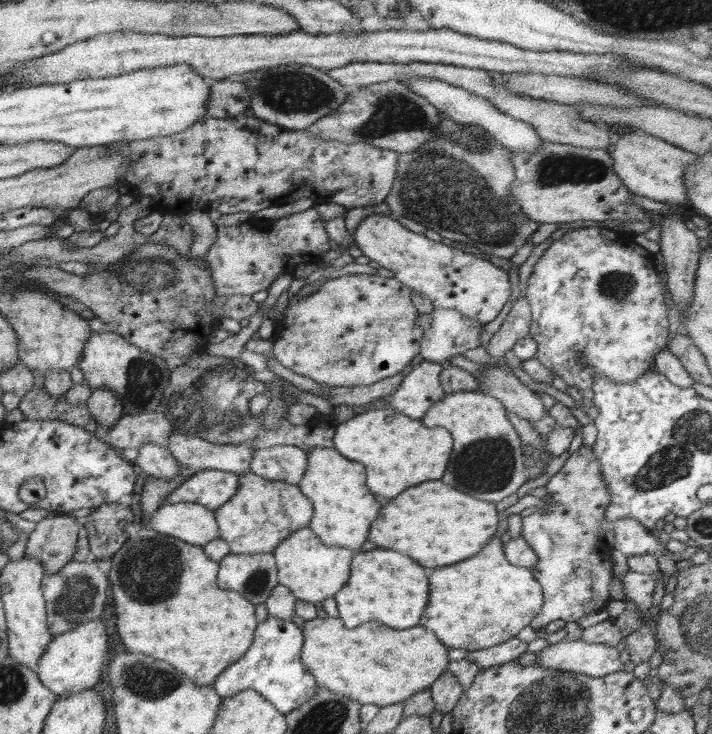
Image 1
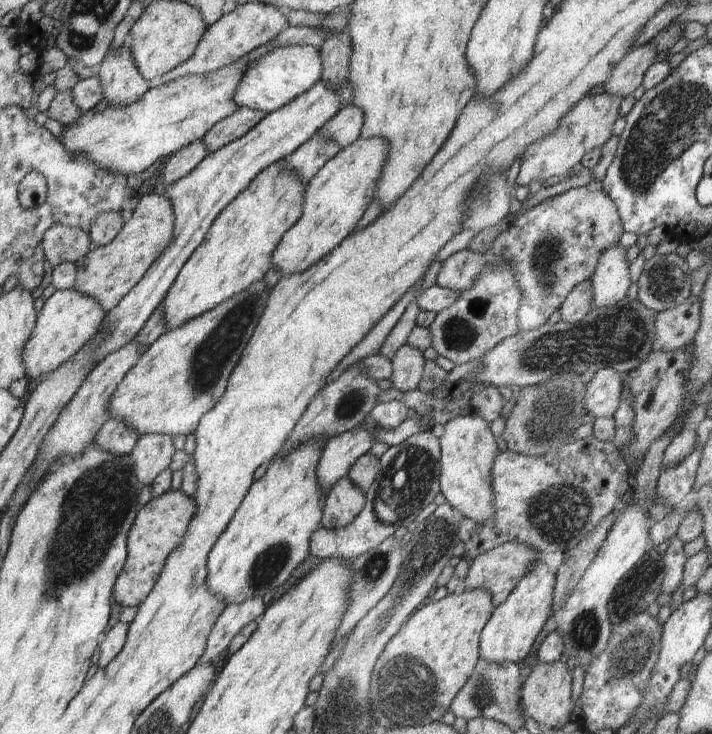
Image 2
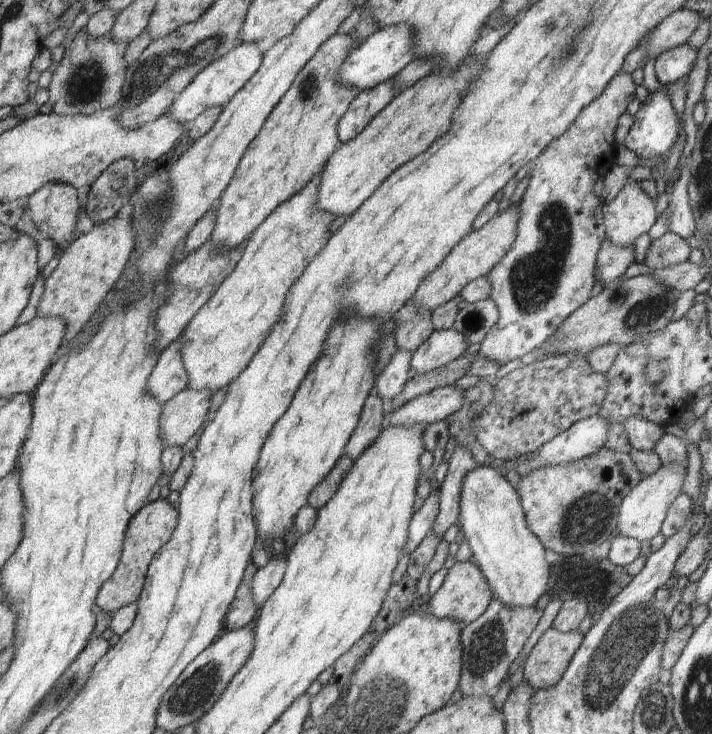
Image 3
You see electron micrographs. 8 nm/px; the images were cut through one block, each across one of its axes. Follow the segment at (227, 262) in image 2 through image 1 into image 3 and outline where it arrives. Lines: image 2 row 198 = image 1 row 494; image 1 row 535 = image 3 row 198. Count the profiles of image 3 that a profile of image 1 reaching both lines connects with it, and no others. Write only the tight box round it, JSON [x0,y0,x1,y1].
[211,34,359,250]

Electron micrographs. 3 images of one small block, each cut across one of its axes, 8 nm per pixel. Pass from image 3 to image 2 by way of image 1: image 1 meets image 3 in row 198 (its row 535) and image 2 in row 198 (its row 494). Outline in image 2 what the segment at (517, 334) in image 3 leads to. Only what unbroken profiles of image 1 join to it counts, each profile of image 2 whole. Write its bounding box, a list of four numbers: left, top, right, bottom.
[436,181,624,333]

